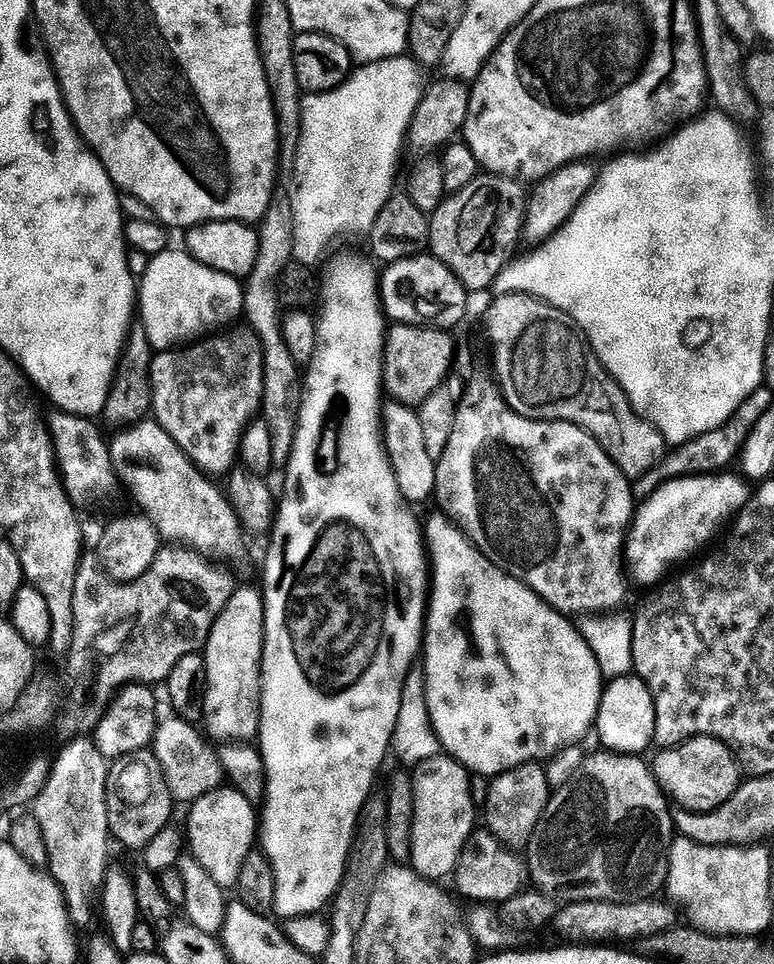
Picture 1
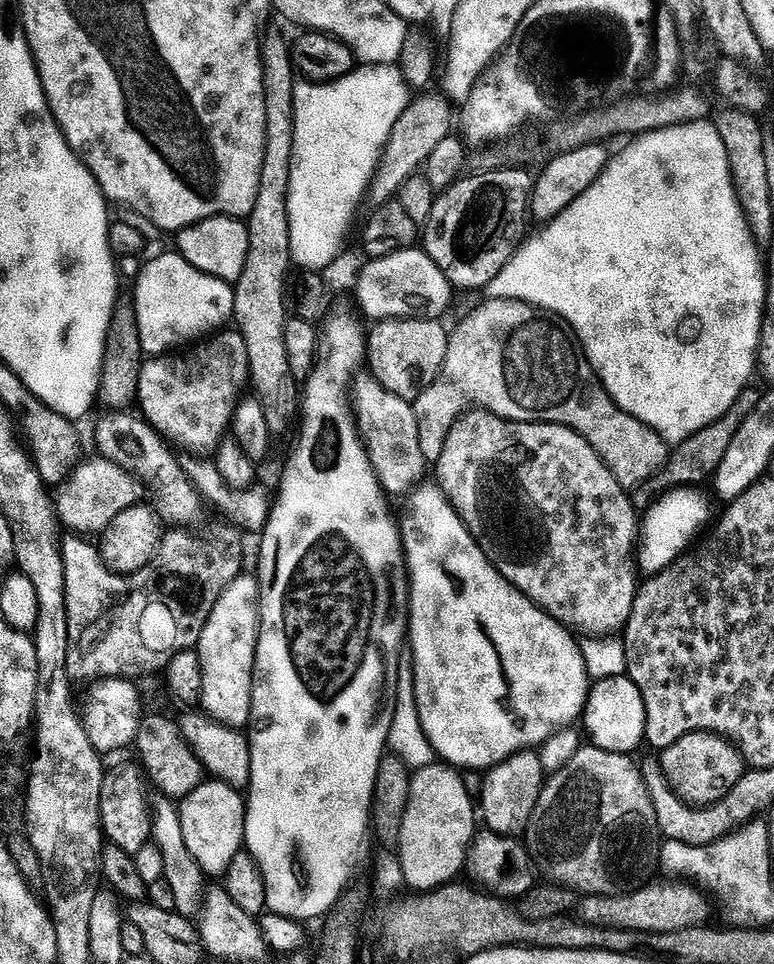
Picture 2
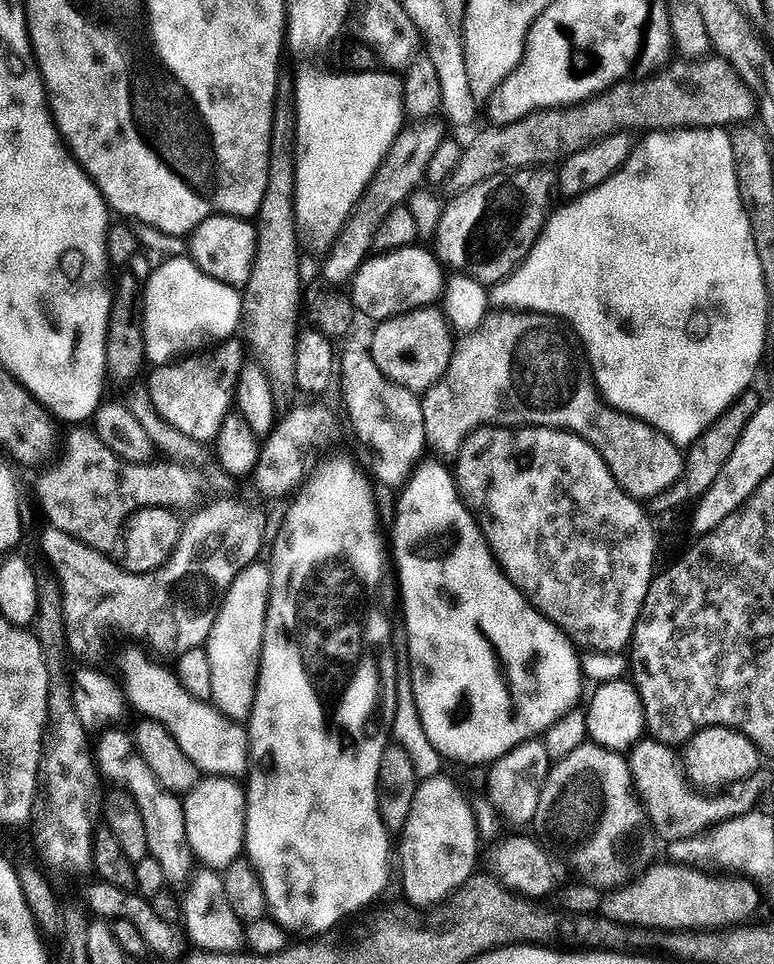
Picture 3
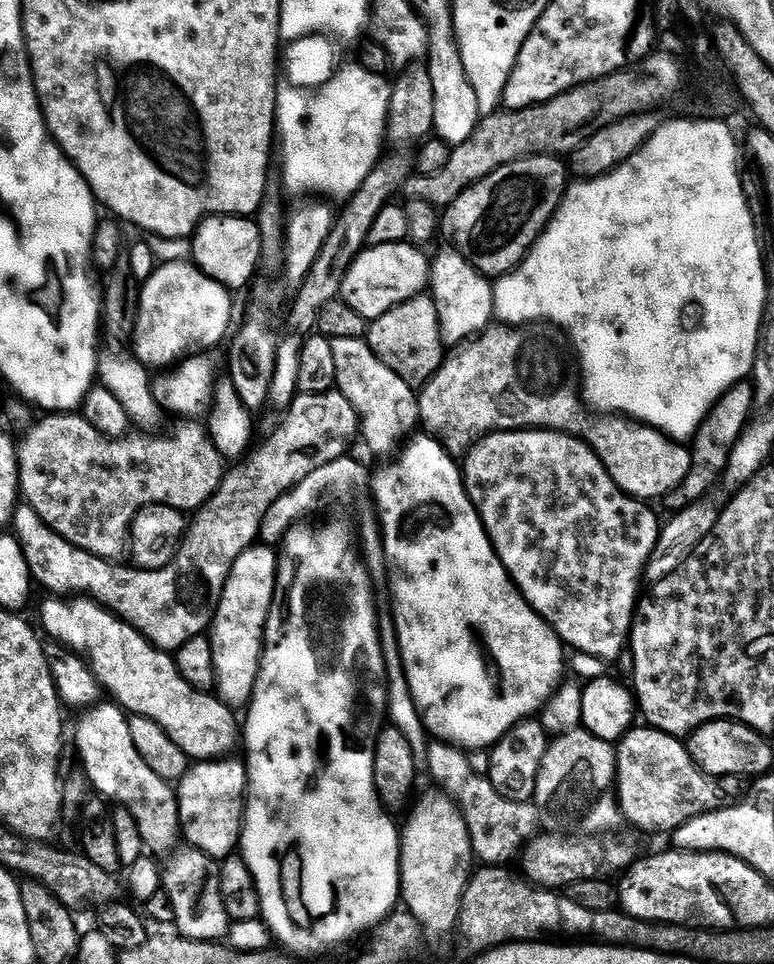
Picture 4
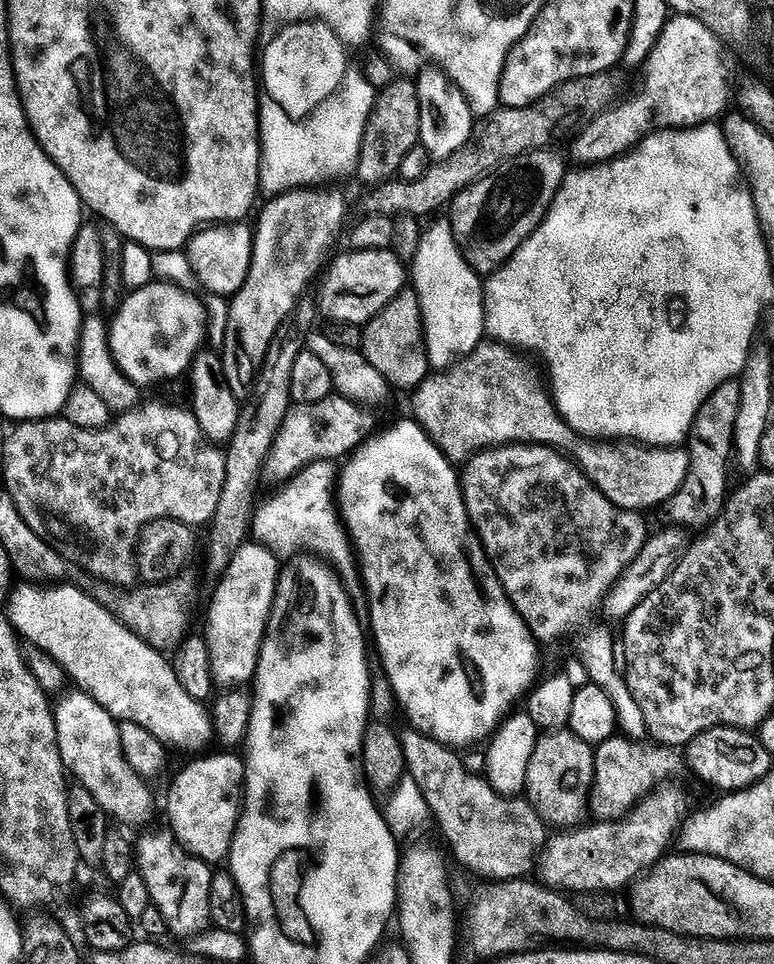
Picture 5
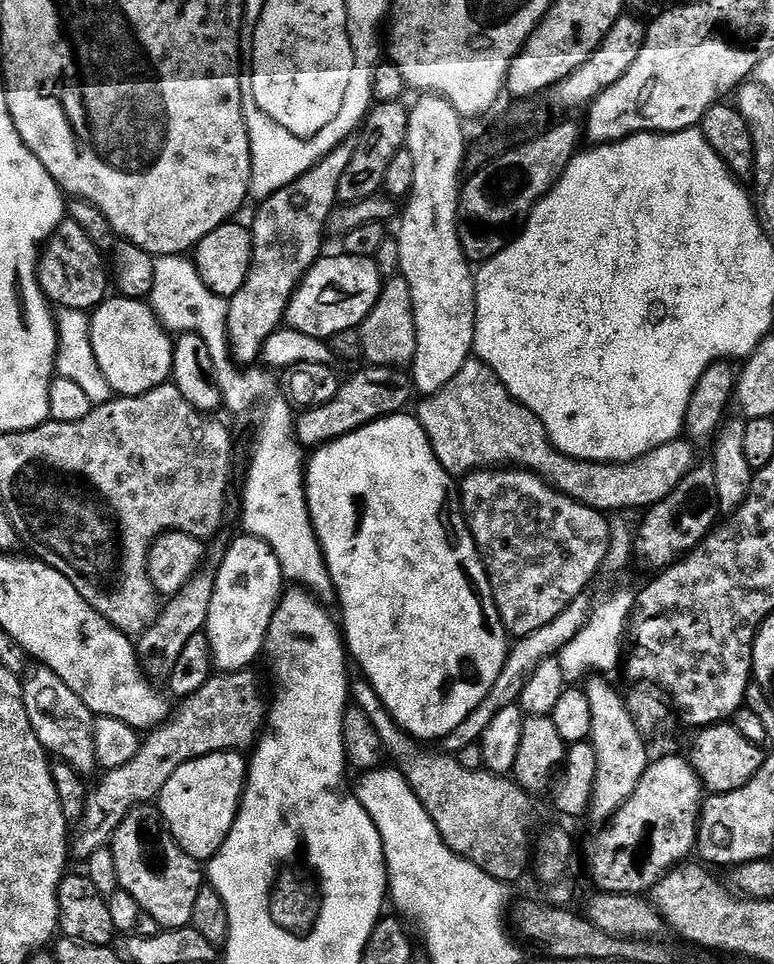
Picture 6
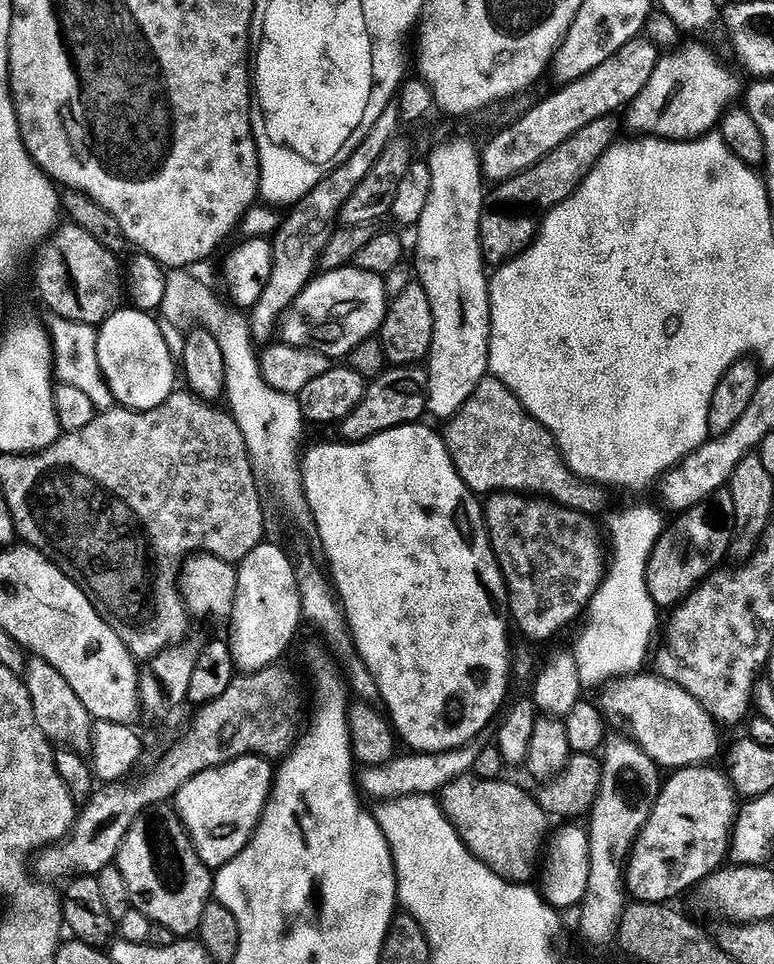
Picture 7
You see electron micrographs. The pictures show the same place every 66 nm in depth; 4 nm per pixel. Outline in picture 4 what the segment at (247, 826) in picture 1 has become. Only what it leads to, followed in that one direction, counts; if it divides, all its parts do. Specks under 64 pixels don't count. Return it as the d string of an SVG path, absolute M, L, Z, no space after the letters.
M233 758L196 762L178 782L180 827L187 843L211 858L227 858L237 851L244 827L248 770Z

